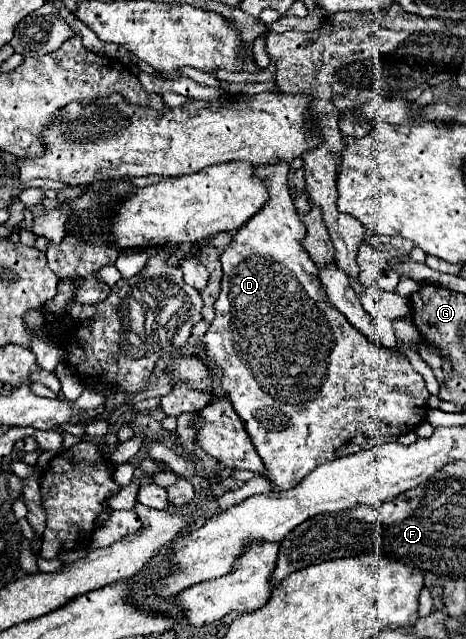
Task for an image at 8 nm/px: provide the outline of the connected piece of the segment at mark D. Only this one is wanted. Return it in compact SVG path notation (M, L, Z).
M275 163L275 165L259 165L257 175L269 185L269 203L257 213L253 215L235 235L233 241L229 243L229 247L225 249L225 253L221 255L221 263L223 263L223 281L221 281L221 293L215 301L215 319L211 321L207 333L203 335L203 349L205 355L209 357L209 361L219 367L221 371L221 389L225 391L225 395L229 397L229 401L233 403L237 415L241 417L253 445L257 447L259 457L263 459L265 467L267 467L267 477L273 481L275 491L281 489L291 489L295 487L299 481L303 481L305 475L309 475L315 467L327 463L329 459L333 459L333 451L350 440L353 436L363 434L365 437L399 437L403 433L415 431L417 425L423 425L427 421L427 401L429 401L429 391L425 387L423 377L411 367L411 363L407 361L407 357L403 357L401 353L393 351L393 349L385 349L385 347L377 347L371 339L365 339L365 335L361 335L361 331L357 331L335 307L331 307L325 291L321 289L321 283L317 279L317 267L313 263L313 259L309 257L307 251L303 251L301 239L305 237L305 225L301 221L301 215L295 209L293 197L289 195L289 187L287 187L287 173L289 173L289 165L287 163Z

